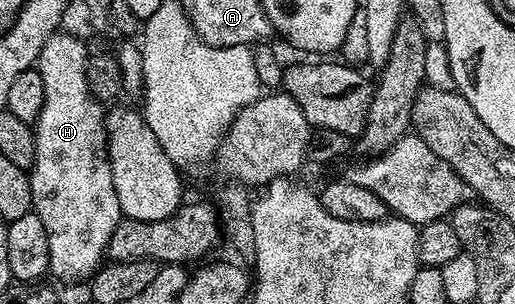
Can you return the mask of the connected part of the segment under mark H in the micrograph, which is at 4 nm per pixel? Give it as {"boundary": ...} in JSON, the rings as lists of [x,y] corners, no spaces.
{"boundary":[[[58,31],[42,47],[38,68],[44,84],[44,102],[34,122],[36,162],[32,165],[32,208],[46,226],[50,239],[51,276],[60,281],[87,282],[105,260],[110,235],[122,220],[118,195],[114,191],[114,175],[108,158],[108,126],[106,109],[90,91],[86,71],[90,49],[76,37]]]}

